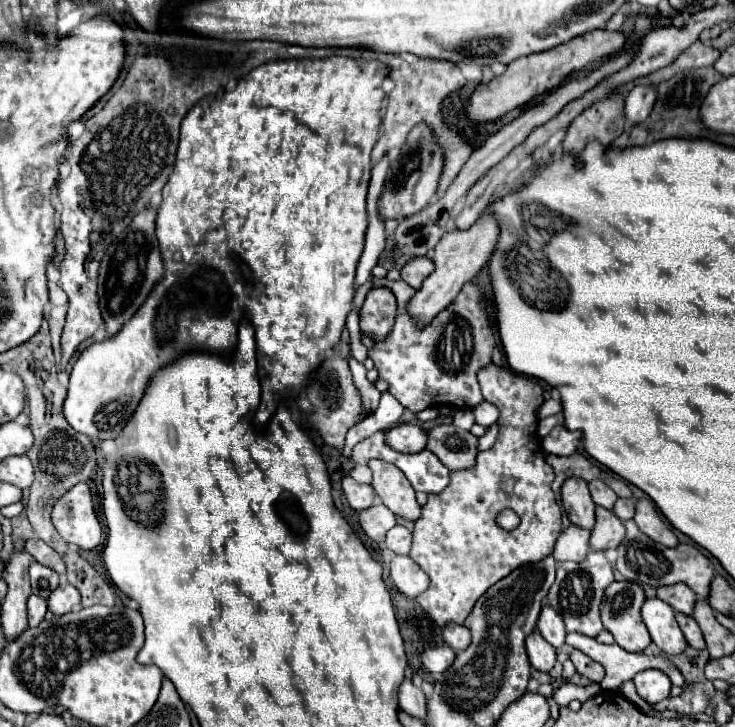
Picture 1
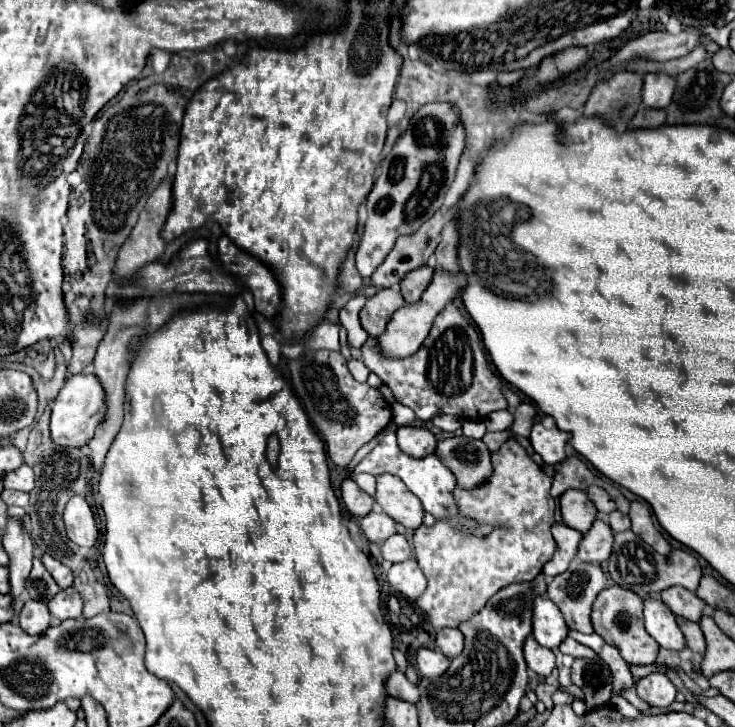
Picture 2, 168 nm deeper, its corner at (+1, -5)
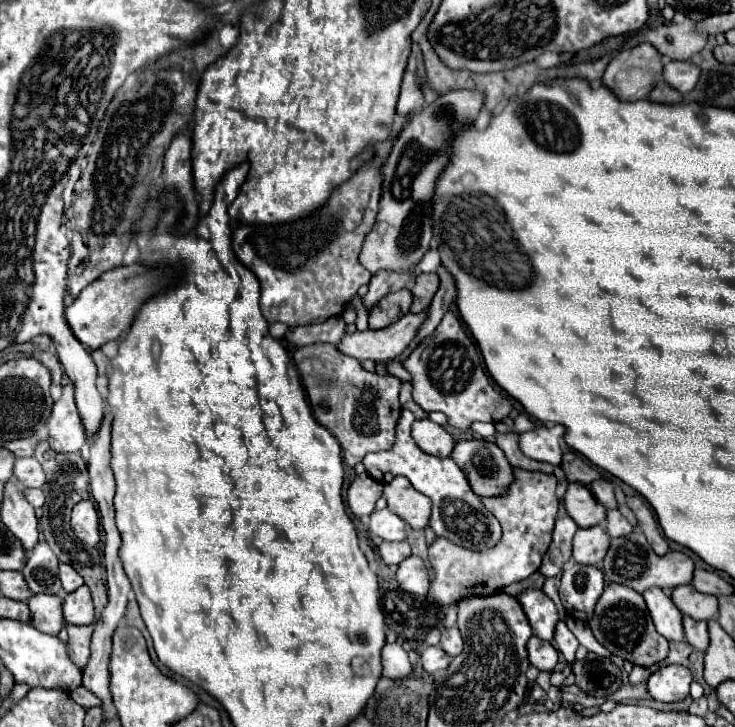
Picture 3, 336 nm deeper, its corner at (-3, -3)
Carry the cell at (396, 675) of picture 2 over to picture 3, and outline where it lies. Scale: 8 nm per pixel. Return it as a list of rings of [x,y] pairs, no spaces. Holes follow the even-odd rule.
[[[385,644],[383,676],[389,680],[403,680],[405,676],[413,676],[413,668],[411,668],[407,652],[401,644]]]

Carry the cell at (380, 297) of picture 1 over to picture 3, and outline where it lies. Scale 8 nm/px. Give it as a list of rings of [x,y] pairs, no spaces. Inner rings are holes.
[[[403,288],[401,292],[387,294],[383,300],[377,302],[377,306],[373,306],[369,310],[369,328],[381,330],[381,328],[397,322],[399,316],[405,316],[409,312],[411,302],[413,302],[413,296],[407,288]]]

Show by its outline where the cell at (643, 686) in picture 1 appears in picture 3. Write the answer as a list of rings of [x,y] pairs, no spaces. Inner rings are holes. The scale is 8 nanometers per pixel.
[[[661,666],[647,680],[647,690],[649,696],[657,702],[679,702],[689,696],[691,680],[693,676],[685,666]]]

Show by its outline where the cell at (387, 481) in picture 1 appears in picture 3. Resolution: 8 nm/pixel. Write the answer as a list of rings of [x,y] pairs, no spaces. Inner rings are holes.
[[[395,476],[391,482],[387,482],[383,496],[387,498],[387,508],[411,528],[421,530],[427,526],[431,516],[431,500],[417,492],[405,478]]]

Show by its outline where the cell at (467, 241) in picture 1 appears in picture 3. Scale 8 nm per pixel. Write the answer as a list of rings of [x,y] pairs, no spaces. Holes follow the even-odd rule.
[[[427,310],[419,314],[409,312],[389,328],[345,334],[339,344],[339,350],[347,356],[357,358],[359,362],[367,358],[375,362],[393,360],[399,356],[399,352],[405,352],[409,344],[415,340],[425,316],[427,316]]]

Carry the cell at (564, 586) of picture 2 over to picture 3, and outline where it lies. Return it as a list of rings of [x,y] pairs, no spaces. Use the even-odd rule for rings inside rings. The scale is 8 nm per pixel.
[[[573,564],[561,576],[559,596],[567,614],[575,620],[591,622],[595,604],[605,588],[605,574],[597,566]]]

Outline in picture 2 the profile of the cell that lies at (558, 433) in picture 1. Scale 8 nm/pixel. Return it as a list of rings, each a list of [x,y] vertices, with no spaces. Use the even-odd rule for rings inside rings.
[[[537,422],[531,430],[531,446],[533,450],[545,460],[545,464],[559,464],[565,460],[565,446],[569,440],[569,434],[561,432],[559,428],[545,428],[541,422]]]

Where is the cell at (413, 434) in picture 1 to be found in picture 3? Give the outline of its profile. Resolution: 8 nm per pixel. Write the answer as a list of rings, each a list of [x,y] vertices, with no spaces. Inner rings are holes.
[[[429,418],[427,420],[415,420],[411,426],[411,436],[413,436],[415,444],[431,456],[445,458],[451,454],[451,450],[455,446],[451,434],[443,426],[431,422]]]

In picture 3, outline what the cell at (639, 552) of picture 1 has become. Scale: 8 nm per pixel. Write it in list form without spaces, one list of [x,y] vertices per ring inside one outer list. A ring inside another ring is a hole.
[[[633,530],[629,536],[621,536],[621,538],[611,540],[609,552],[603,560],[603,570],[611,582],[629,586],[637,592],[645,592],[653,586],[667,590],[667,588],[677,588],[681,584],[691,584],[695,564],[683,552],[667,552],[665,556],[657,556],[653,552],[653,548],[647,544],[645,536],[639,530]]]

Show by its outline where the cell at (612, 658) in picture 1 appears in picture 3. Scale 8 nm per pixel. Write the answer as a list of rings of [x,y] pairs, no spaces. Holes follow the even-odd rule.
[[[559,622],[555,628],[555,646],[561,650],[561,654],[567,658],[567,662],[573,662],[575,658],[575,650],[579,648],[577,638],[573,636],[573,632],[567,628],[565,622]]]

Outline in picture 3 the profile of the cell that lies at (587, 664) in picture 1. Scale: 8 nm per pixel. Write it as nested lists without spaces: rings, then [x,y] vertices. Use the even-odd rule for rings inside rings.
[[[587,654],[583,660],[577,660],[573,664],[573,674],[575,684],[595,698],[607,698],[621,686],[619,666],[597,654]]]

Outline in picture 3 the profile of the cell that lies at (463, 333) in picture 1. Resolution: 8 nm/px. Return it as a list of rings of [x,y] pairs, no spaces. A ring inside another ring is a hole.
[[[447,312],[433,332],[427,336],[401,364],[411,374],[413,400],[425,412],[443,412],[453,428],[467,430],[471,422],[501,422],[511,412],[511,400],[485,374],[477,342],[461,324],[455,312]]]

